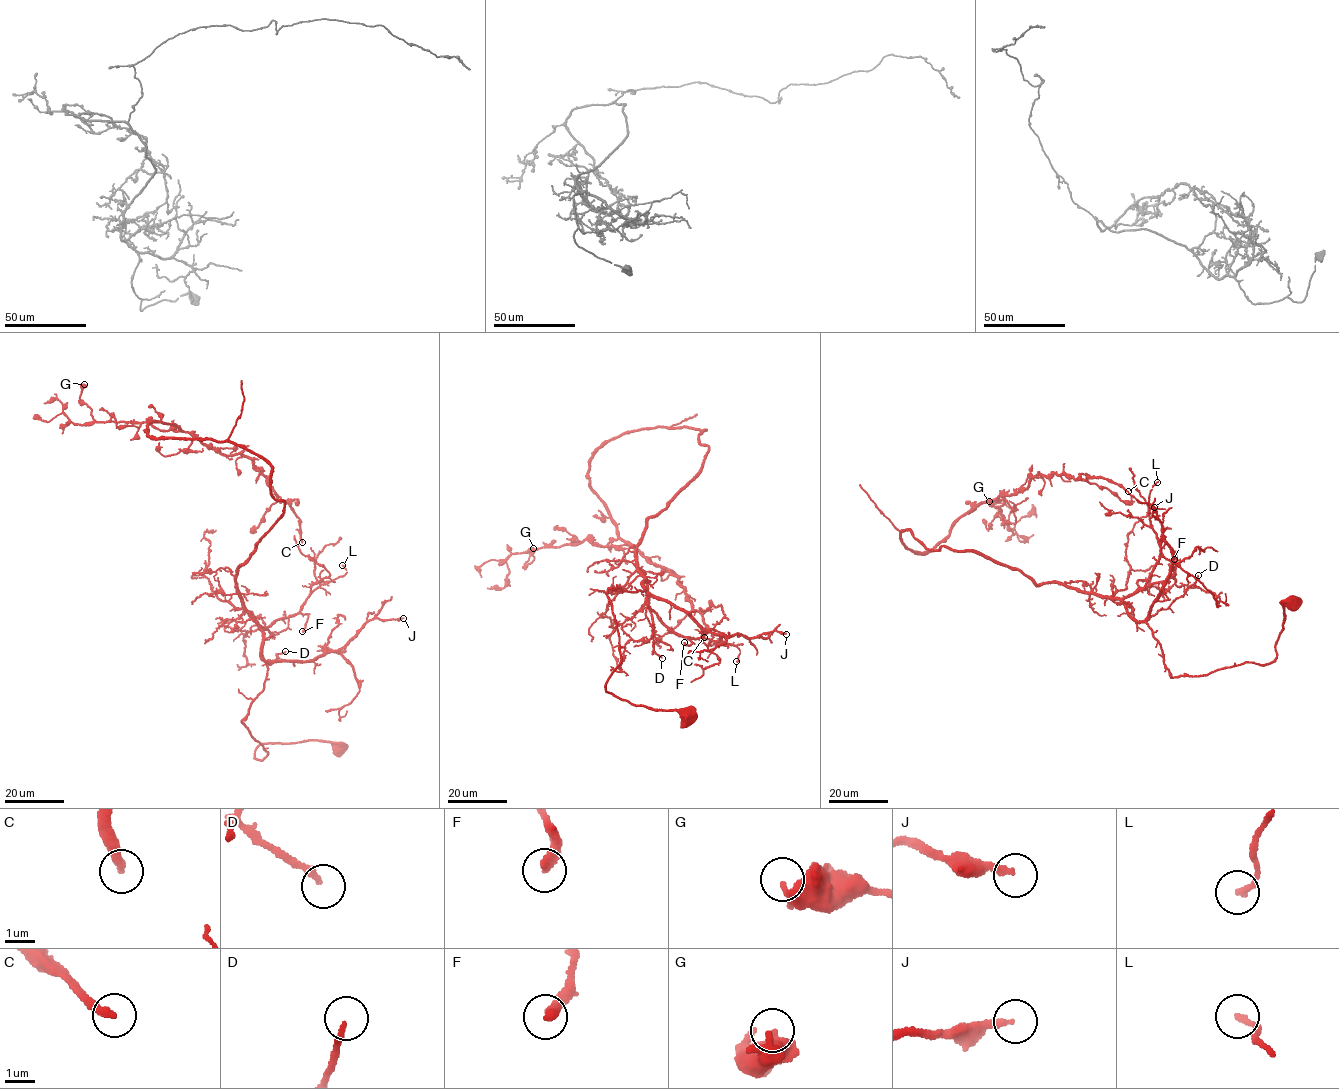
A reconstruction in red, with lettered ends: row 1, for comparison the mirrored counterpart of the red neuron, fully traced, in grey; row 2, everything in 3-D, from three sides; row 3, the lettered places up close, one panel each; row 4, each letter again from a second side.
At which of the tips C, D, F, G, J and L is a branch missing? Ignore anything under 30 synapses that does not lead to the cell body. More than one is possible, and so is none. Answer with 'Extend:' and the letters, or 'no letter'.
Extend: C, J

